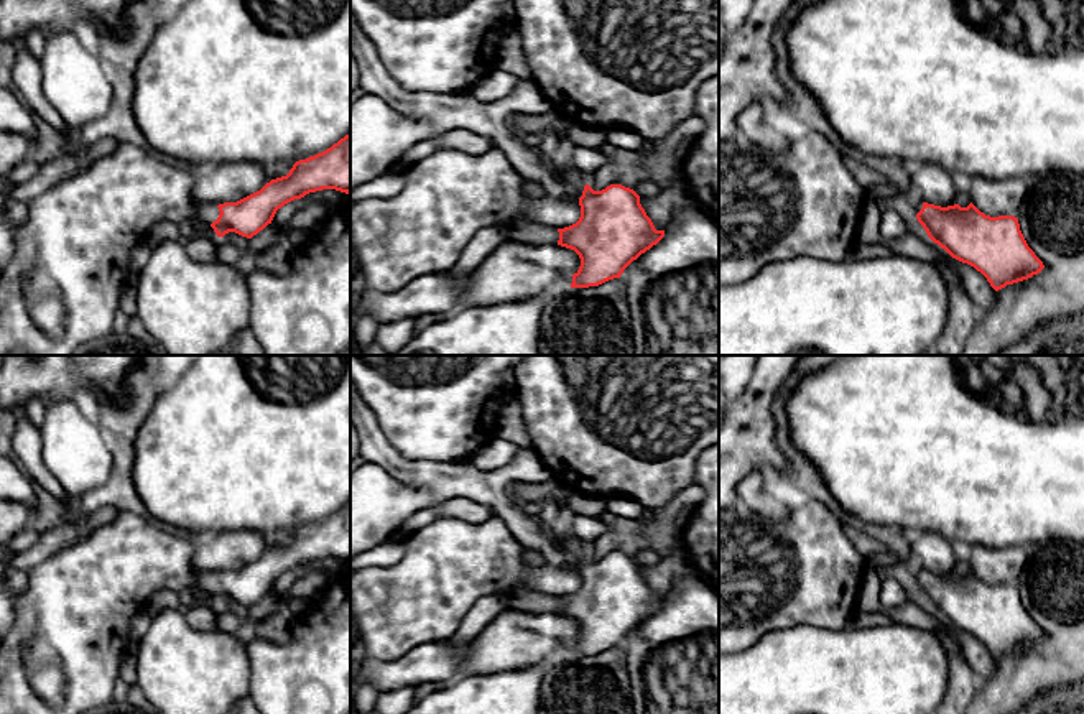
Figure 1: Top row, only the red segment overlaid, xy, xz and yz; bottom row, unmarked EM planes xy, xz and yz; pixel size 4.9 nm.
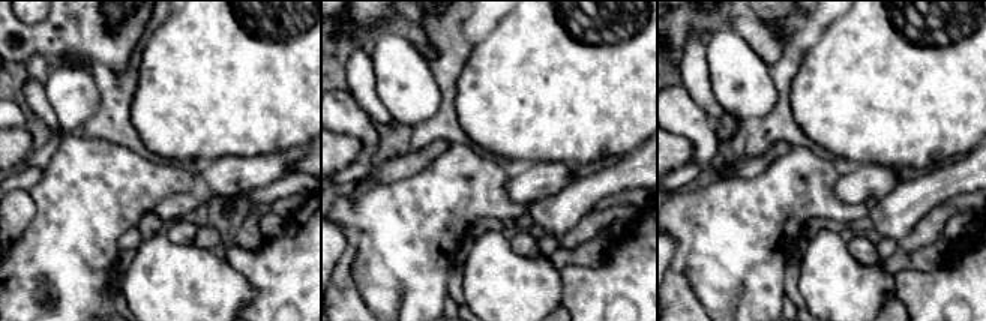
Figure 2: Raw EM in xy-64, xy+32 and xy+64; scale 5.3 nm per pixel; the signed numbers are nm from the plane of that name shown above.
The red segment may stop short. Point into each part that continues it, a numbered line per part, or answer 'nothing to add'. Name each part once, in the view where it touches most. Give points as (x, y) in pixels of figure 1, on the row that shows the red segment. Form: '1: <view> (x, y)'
1: xy (208, 214)

